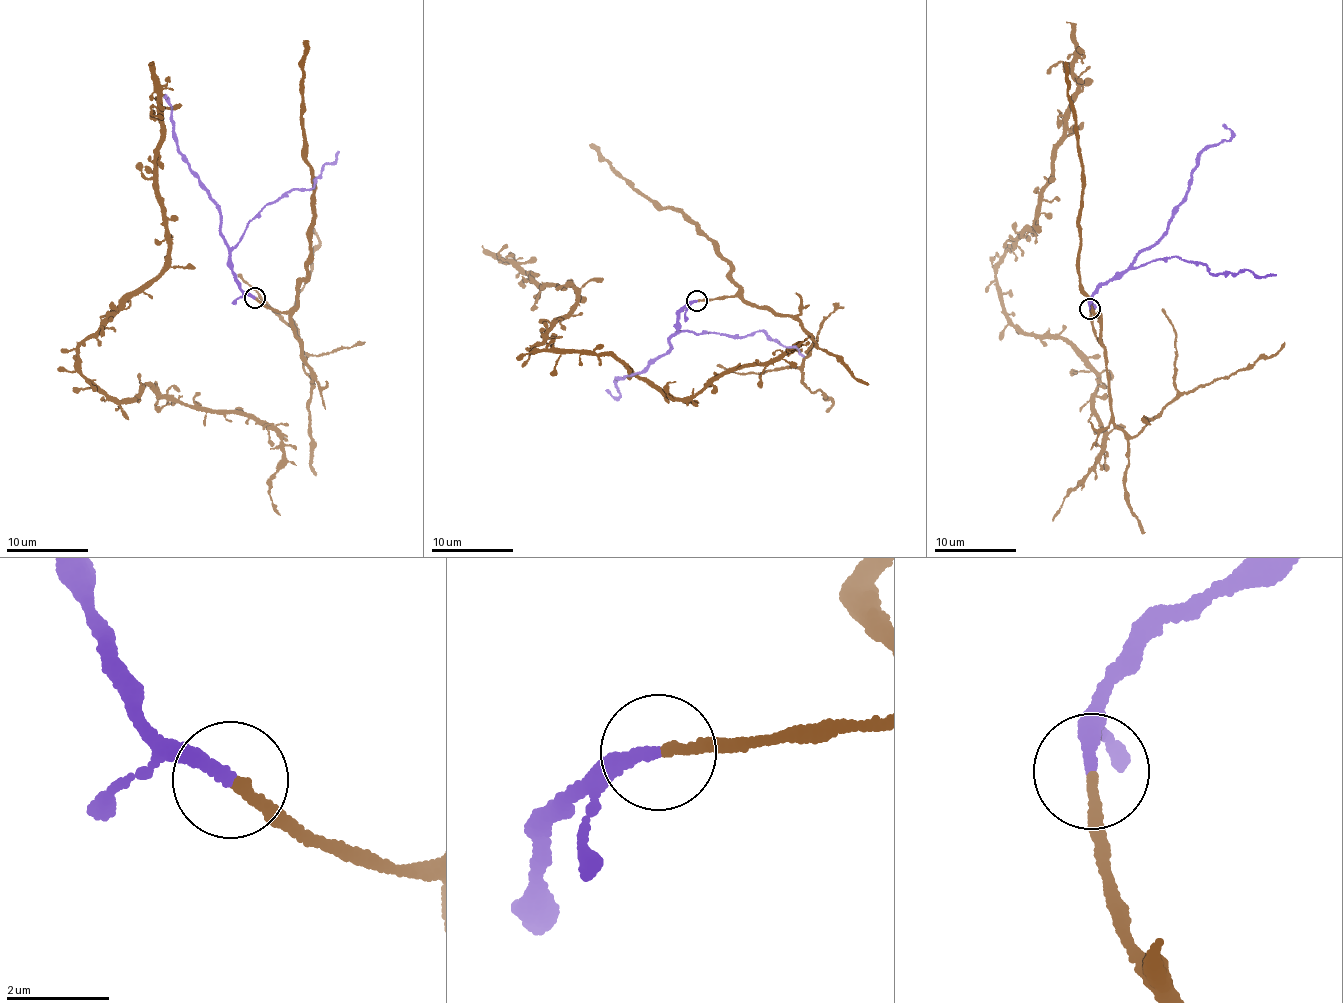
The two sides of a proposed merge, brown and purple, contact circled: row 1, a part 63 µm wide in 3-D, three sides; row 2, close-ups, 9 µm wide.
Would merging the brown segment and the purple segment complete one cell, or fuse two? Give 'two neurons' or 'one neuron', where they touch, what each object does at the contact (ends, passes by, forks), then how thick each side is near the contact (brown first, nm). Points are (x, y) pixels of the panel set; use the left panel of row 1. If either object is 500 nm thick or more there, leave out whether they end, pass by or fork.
one neuron | (254, 298) | brown ends | purple ends | 200/260 nm

